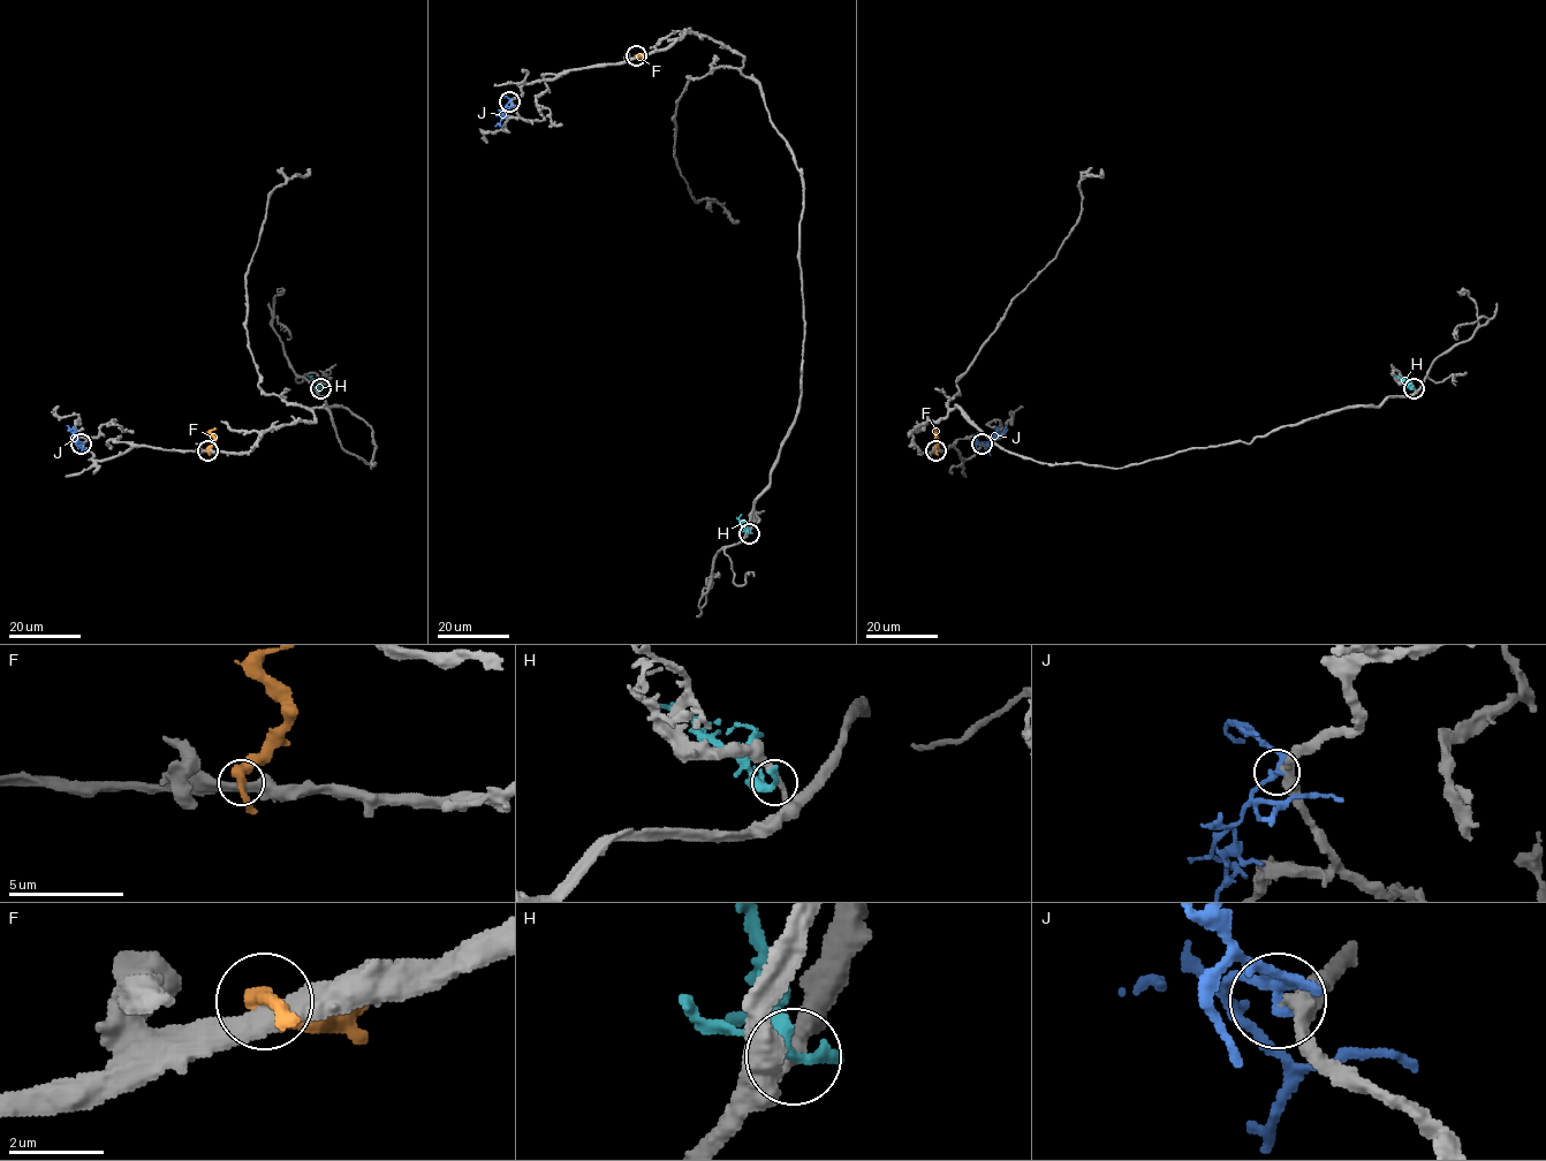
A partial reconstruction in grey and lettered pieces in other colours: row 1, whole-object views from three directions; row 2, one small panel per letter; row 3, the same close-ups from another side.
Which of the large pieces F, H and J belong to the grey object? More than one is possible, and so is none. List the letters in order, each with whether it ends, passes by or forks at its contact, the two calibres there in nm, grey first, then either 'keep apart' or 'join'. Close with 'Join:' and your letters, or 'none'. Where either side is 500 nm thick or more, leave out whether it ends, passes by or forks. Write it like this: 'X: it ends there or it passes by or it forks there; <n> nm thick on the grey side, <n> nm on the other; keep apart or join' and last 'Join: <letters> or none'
F: it passes by; 360 nm thick on the grey side, 380 nm on the other; keep apart
H: it passes by; 280 nm thick on the grey side, 280 nm on the other; keep apart
J: it forks there; 400 nm thick on the grey side, 190 nm on the other; keep apart
Join: none

